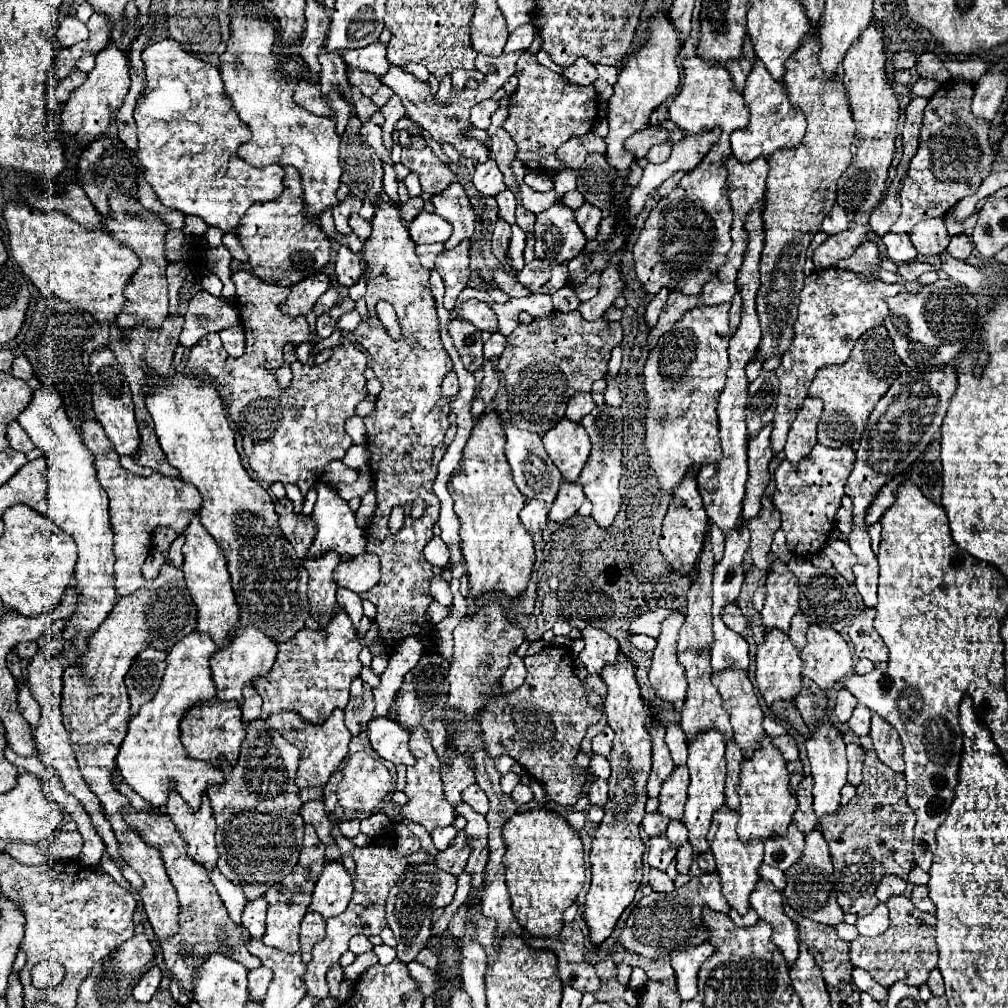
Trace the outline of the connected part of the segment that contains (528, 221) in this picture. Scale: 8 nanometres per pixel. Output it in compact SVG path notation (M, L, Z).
M518 200L518 208L516 208L516 224L518 224L524 232L534 232L534 214L528 212L526 208L522 208L520 200Z

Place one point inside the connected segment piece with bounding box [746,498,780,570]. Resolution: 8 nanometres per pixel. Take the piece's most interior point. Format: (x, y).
(762, 528)

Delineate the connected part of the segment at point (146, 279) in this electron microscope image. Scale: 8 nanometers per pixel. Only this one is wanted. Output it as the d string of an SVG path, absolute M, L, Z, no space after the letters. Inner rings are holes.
M114 192L110 196L110 202L112 202L110 206L112 214L106 218L106 230L110 232L112 238L124 242L140 258L140 268L132 284L126 286L126 298L130 300L130 304L116 318L116 324L120 326L124 336L134 326L140 326L140 324L144 324L150 330L160 328L168 316L168 284L166 284L166 274L164 274L166 264L168 264L164 256L164 236L168 232L168 226L162 222L162 218L158 218L158 214L148 212L146 208L140 206L140 202L130 200L130 196L124 192ZM132 214L138 214L138 218L134 218Z

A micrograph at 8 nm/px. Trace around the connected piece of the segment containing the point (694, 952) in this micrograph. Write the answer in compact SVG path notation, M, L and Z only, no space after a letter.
M706 942L702 946L686 948L686 952L676 952L674 956L670 956L682 1000L692 1000L698 994L698 970L712 954L714 946Z

